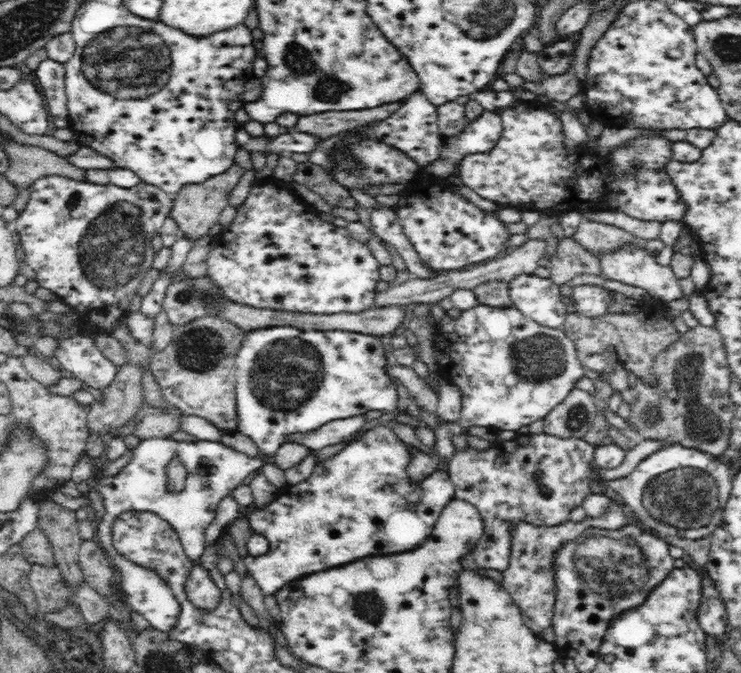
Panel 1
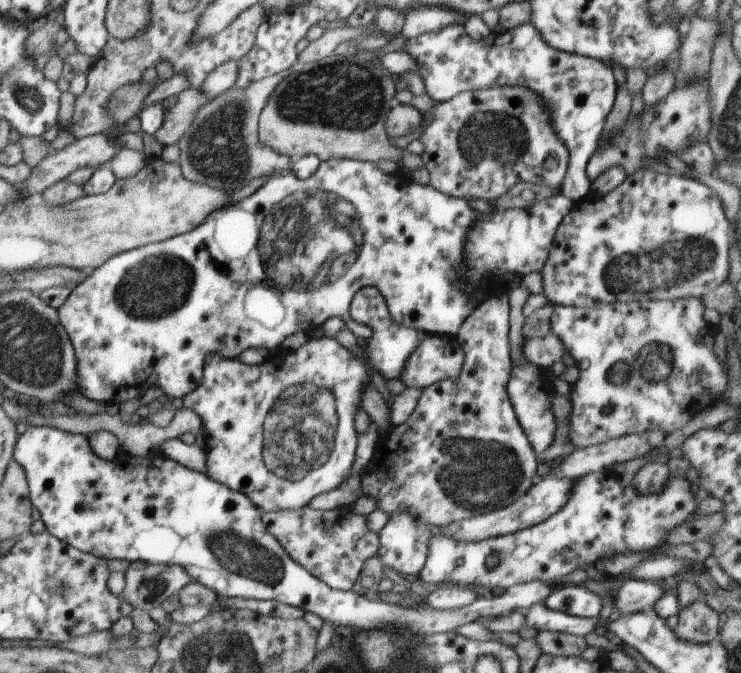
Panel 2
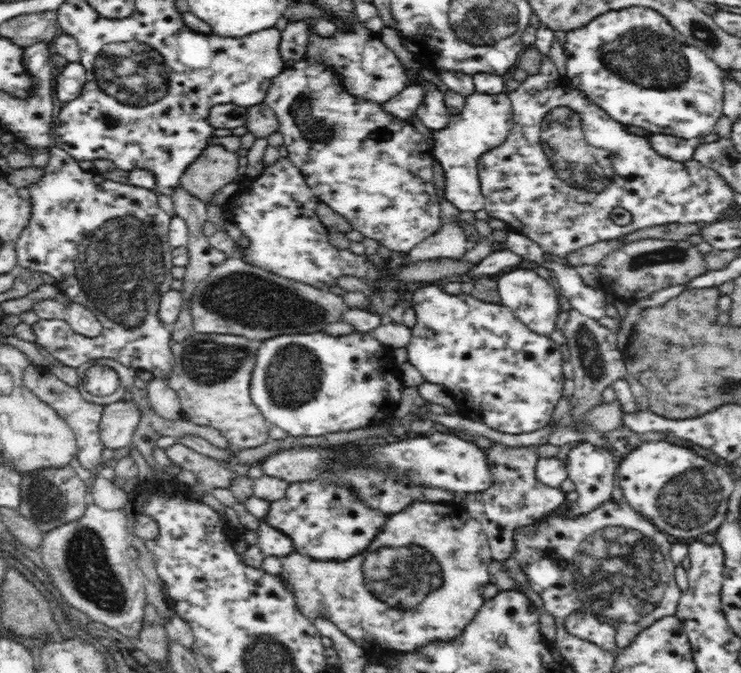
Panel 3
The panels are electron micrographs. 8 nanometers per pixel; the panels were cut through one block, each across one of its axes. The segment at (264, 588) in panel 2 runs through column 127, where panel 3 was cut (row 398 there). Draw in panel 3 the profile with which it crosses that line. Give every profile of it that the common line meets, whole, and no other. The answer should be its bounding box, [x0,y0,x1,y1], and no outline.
[405,284,565,434]

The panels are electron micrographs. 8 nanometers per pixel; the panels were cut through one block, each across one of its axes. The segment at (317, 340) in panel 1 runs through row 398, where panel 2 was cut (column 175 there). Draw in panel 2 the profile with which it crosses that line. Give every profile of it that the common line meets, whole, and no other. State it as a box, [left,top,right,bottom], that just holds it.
[58,159,488,405]

